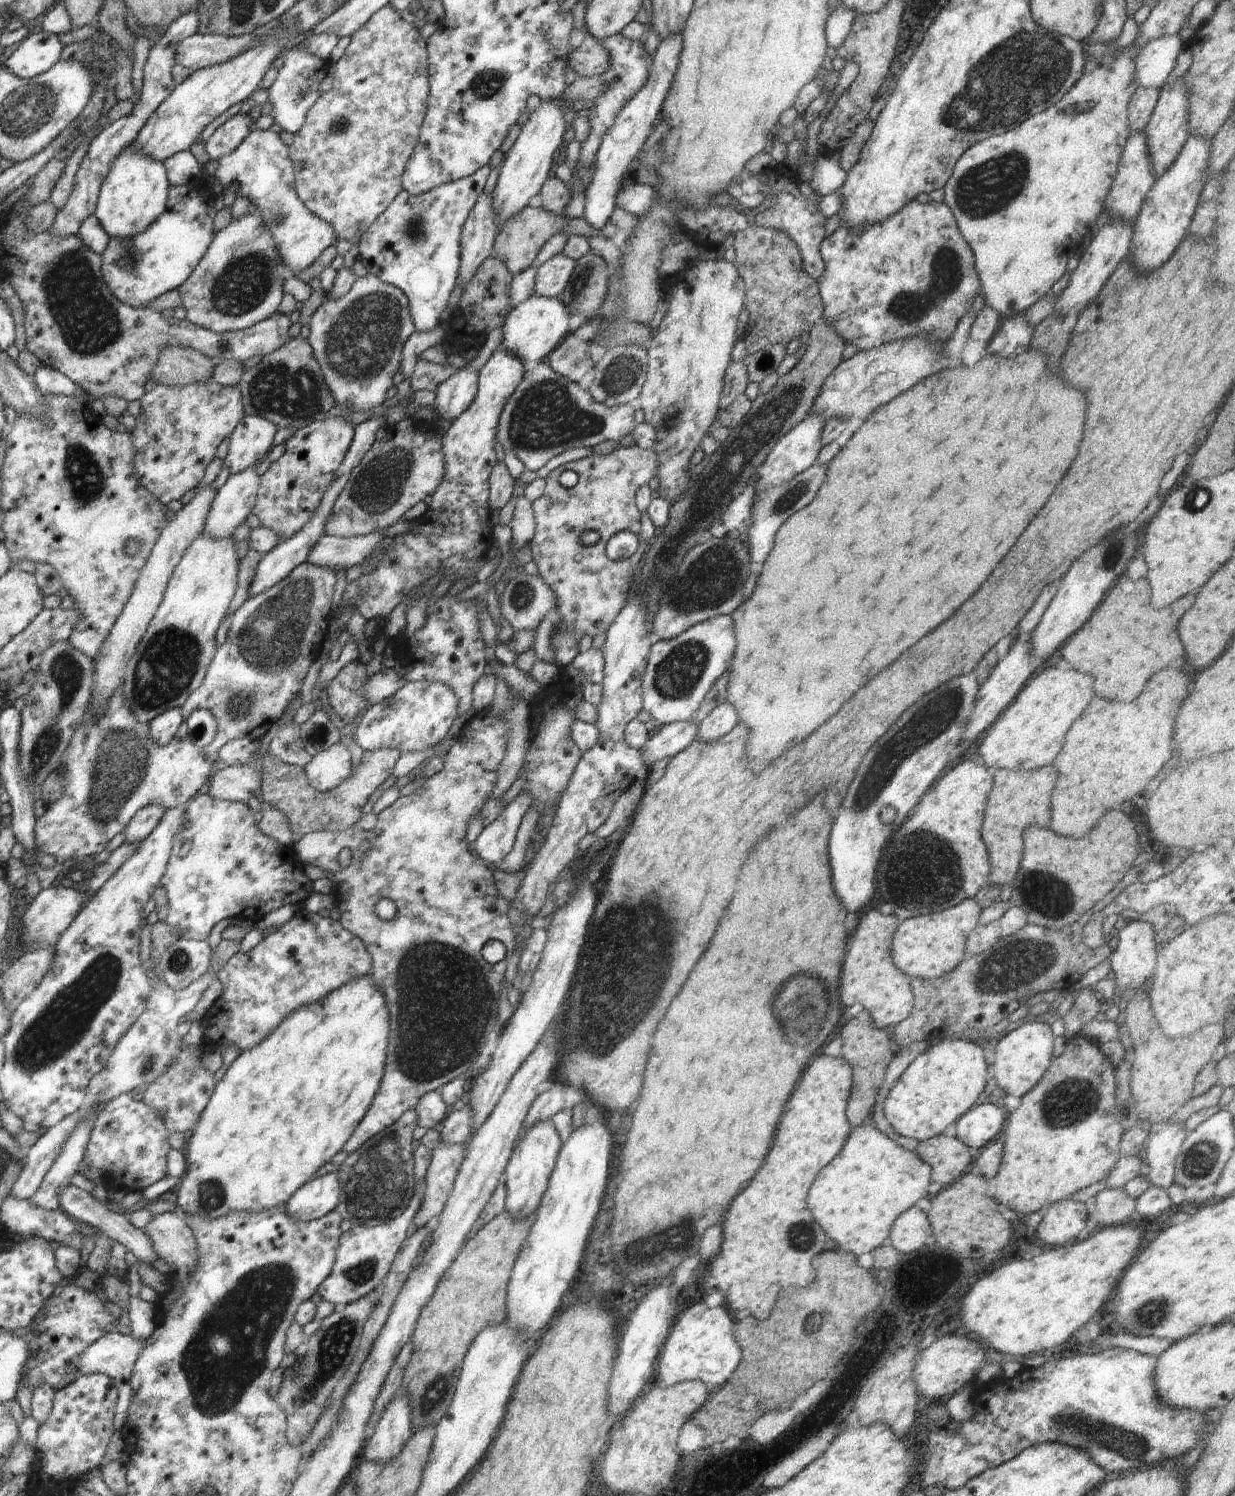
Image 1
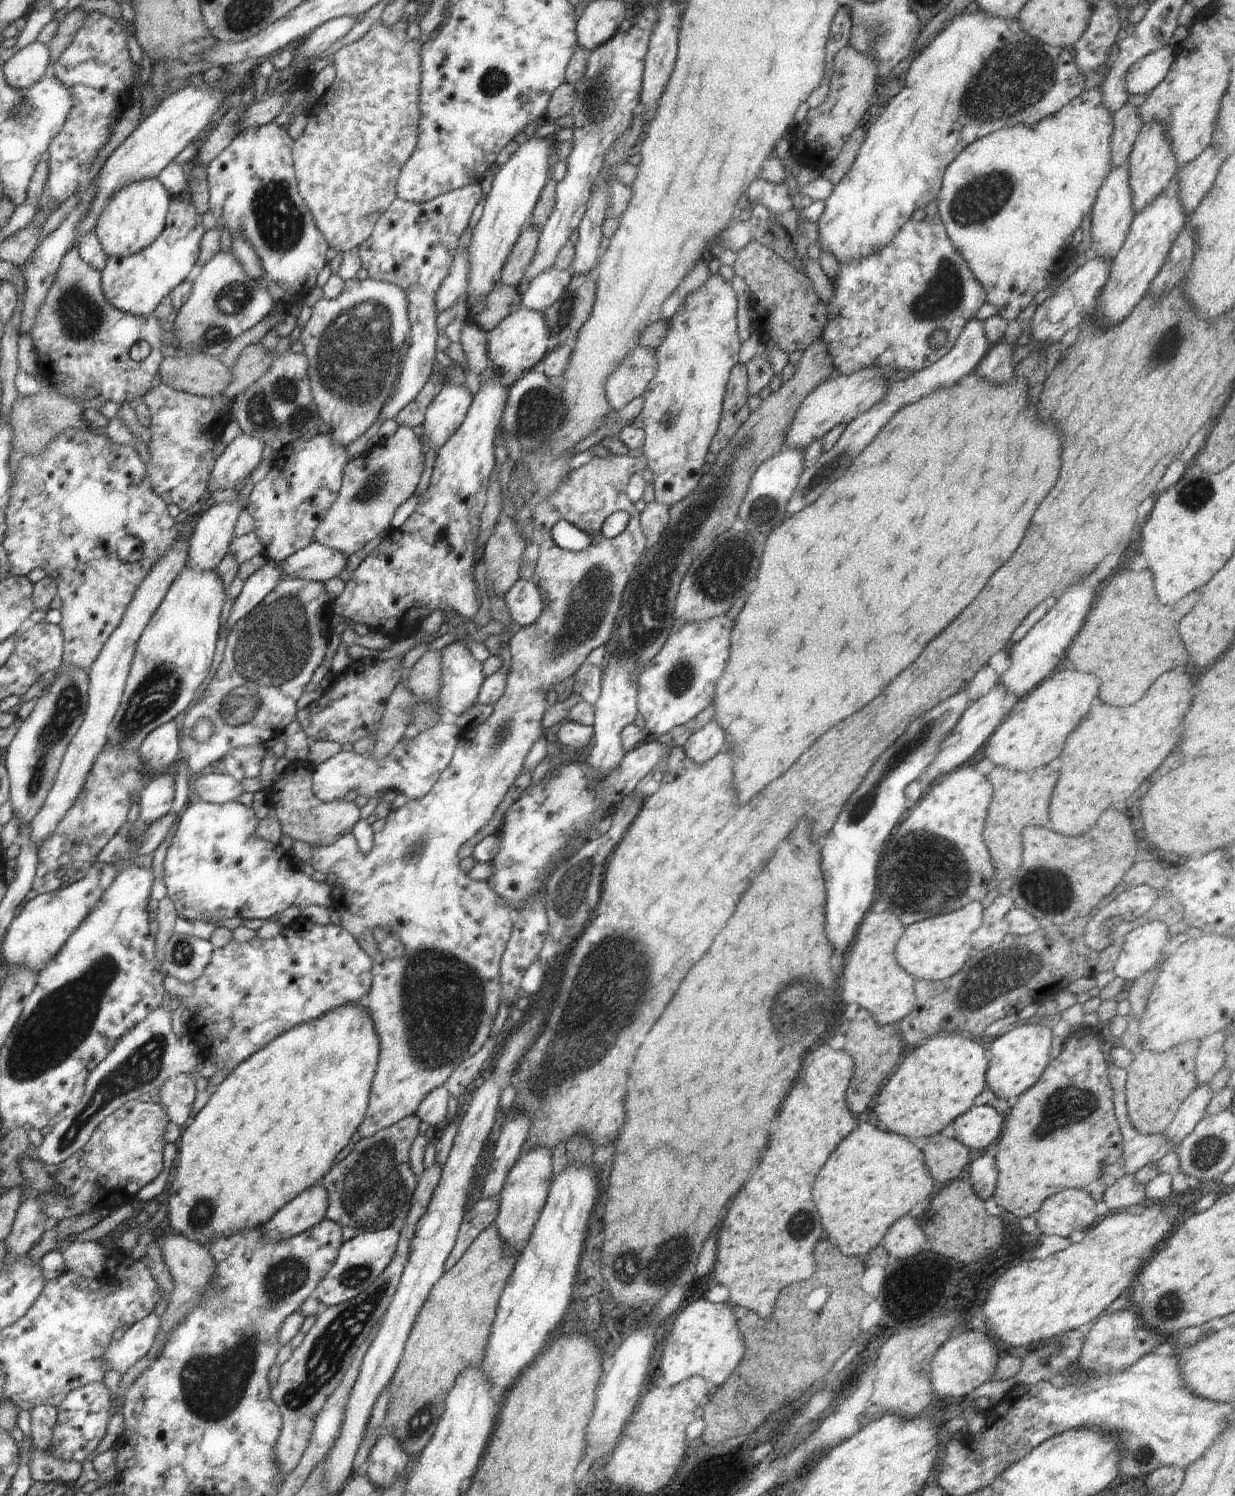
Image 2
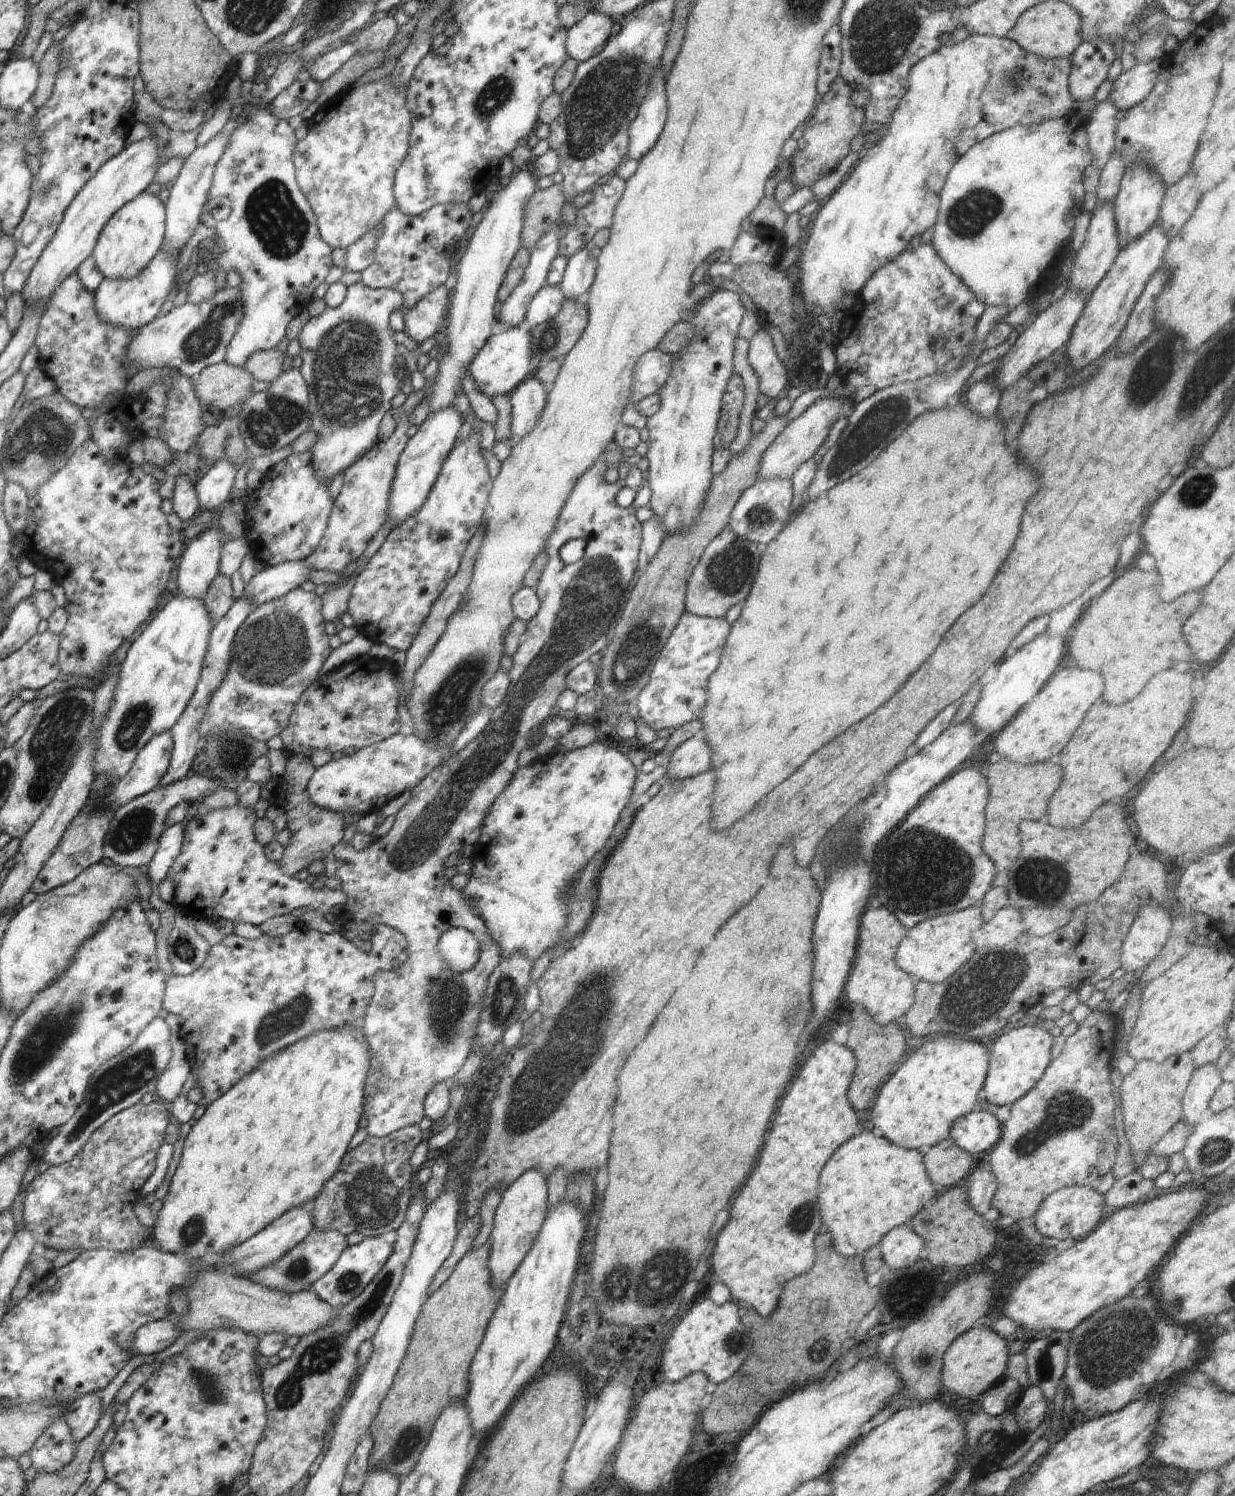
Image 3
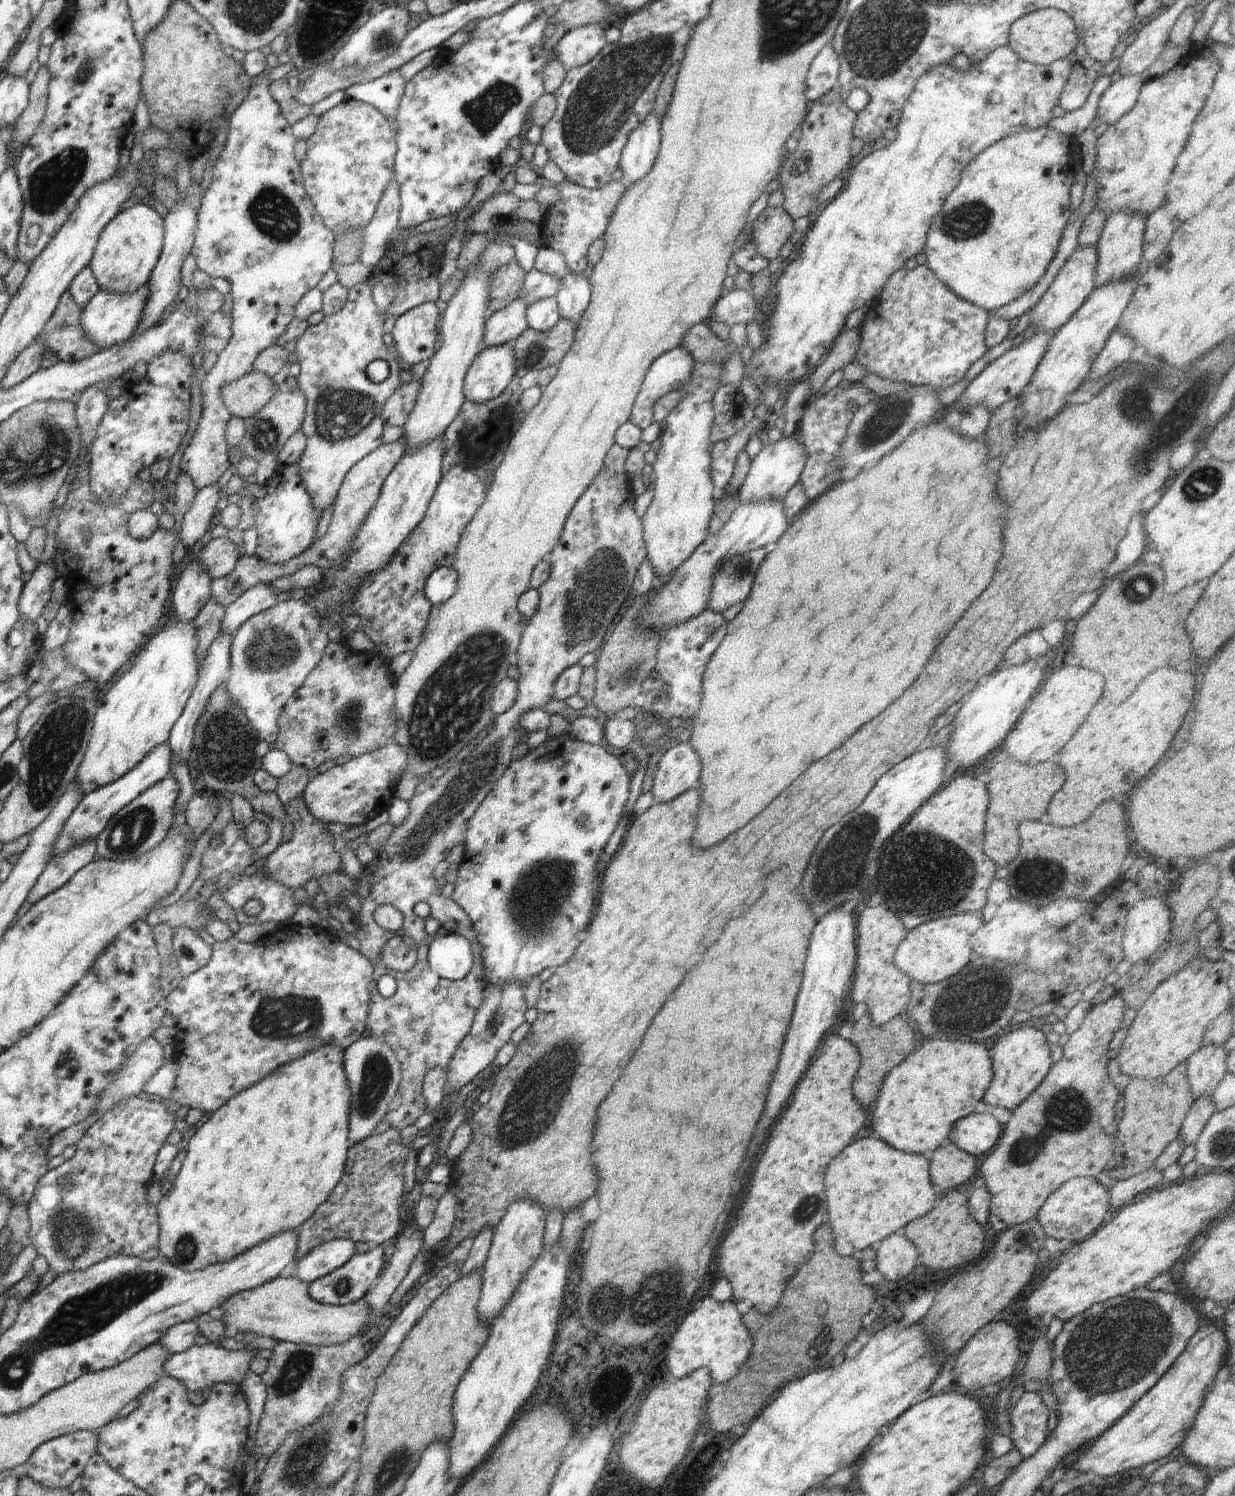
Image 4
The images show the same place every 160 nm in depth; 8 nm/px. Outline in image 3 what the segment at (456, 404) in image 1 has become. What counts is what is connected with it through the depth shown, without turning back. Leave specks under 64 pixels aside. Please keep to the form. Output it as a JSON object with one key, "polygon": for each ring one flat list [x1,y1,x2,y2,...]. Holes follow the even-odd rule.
{"polygon":[[448,407,428,416,416,434,407,440,397,462,384,525,399,527,420,510,439,477,448,453,455,447,462,423,463,419,454,407]]}

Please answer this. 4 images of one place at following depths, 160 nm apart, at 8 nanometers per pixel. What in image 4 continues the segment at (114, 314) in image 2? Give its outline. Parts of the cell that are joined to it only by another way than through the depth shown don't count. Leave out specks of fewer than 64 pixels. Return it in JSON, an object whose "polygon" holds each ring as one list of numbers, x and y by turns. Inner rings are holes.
{"polygon":[[68,291,60,297,52,318,38,336,47,346,50,359,71,363,102,350,98,349,81,329,81,310]]}

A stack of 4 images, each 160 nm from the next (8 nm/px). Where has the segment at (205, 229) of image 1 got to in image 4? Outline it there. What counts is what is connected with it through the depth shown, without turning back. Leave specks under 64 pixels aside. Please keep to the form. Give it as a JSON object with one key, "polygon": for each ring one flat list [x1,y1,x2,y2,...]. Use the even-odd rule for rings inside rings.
{"polygon":[[148,284,144,285,142,289,138,289,134,294,127,297,99,290,88,303,82,306,80,315,81,329,98,349,107,349,112,345,118,345,133,336,145,305,147,286]]}

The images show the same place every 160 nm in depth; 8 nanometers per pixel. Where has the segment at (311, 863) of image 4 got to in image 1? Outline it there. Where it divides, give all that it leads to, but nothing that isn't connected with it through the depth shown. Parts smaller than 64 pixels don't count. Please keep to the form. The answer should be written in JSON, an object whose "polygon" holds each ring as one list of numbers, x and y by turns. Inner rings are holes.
{"polygon":[[396,749,364,752,360,765,354,766,351,775,341,785,321,793,310,786,307,774,302,767,285,763,278,757,266,754,263,764,264,778,261,782,262,797,270,808,280,809,287,816,292,832,298,834,323,830,342,832,357,825,363,817,362,807,372,793,376,792,376,788,388,780,399,757,400,754]]}

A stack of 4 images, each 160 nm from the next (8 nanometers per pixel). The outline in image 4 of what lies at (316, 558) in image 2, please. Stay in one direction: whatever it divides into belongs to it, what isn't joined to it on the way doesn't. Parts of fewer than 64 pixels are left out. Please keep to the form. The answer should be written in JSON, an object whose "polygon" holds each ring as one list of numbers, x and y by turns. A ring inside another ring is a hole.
{"polygon":[[267,583,249,588,236,602,225,608,220,625,221,632,232,636,251,616,276,606,277,595]]}

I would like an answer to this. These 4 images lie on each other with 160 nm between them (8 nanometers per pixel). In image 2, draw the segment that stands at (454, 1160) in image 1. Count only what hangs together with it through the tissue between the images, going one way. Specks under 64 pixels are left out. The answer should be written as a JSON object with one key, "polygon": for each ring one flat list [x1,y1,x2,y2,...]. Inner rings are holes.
{"polygon":[[434,1164,417,1178,410,1211,400,1225,396,1254,382,1274,357,1297,339,1305,327,1307,324,1312,321,1312,301,1345,292,1351,292,1356,283,1365,280,1365,280,1375,276,1384,271,1386,270,1396,279,1406,282,1415,282,1426,275,1444,277,1467,281,1479,285,1480,300,1462,311,1441,315,1418,333,1390,336,1390,340,1381,343,1380,360,1345,368,1340,373,1329,388,1310,399,1285,401,1274,408,1262,410,1241,414,1236,415,1226,424,1214,433,1190,439,1183,441,1168]]}

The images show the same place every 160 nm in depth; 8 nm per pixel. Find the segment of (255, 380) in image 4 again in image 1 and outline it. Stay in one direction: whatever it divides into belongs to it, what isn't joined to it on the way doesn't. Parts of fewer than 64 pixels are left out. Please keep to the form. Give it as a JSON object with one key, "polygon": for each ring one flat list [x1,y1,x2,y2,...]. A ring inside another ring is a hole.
{"polygon":[[164,347,153,366,151,378,158,385,177,387,208,383,215,367,210,359,190,347]]}

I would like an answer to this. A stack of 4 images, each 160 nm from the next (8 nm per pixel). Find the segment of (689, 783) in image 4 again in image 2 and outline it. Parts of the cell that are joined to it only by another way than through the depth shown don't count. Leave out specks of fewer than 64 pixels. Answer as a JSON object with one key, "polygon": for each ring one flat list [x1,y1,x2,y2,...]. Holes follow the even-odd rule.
{"polygon":[[710,721,704,728,697,730,683,744,686,756,696,764,706,764,718,753,724,752,725,734,716,721]]}

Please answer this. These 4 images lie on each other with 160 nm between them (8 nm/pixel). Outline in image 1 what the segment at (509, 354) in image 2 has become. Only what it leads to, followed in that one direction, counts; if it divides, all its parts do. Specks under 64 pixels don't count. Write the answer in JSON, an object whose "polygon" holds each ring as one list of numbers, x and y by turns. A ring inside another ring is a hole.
{"polygon":[[532,295,519,305,512,307,503,324,502,344,510,354,518,357,523,363,532,360,544,361,564,337,570,336,568,324,570,317,564,304,557,298,544,298]]}

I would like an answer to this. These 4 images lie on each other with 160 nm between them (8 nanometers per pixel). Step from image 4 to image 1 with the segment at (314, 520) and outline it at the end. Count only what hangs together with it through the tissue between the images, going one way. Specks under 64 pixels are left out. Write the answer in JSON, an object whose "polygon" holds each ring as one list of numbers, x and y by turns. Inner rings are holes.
{"polygon":[[335,417,308,424,282,444,284,454,260,477,256,502,251,510,258,516,260,526,273,530,280,543,291,539,311,520,350,448,354,433,355,425]]}

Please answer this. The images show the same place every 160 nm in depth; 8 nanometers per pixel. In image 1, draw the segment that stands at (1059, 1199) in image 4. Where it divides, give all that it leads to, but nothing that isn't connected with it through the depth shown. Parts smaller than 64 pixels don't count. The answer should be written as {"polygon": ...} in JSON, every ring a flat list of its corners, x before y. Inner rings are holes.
{"polygon":[[1066,1197,1046,1208,1034,1232,1045,1247,1067,1245,1075,1242,1078,1234,1090,1226,1089,1217,1090,1213,1082,1201]]}

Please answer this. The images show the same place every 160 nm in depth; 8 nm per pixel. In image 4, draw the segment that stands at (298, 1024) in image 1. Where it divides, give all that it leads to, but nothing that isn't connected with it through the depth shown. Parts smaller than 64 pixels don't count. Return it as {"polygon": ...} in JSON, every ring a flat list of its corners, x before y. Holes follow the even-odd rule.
{"polygon":[[326,1045,313,1050,294,1062,279,1066,278,1069,273,1070,254,1086,233,1096,216,1112,206,1115,203,1126,196,1130,187,1145,187,1156,173,1180,171,1189,157,1204,160,1231,159,1251,160,1255,166,1258,168,1262,174,1263,177,1267,188,1272,199,1271,210,1265,228,1262,269,1238,286,1231,298,1232,299,1226,302,1226,316,1212,316,1209,328,1200,330,1193,344,1174,343,1170,350,1148,349,1110,351,1092,343,1069,343,1052,334,1045]]}

